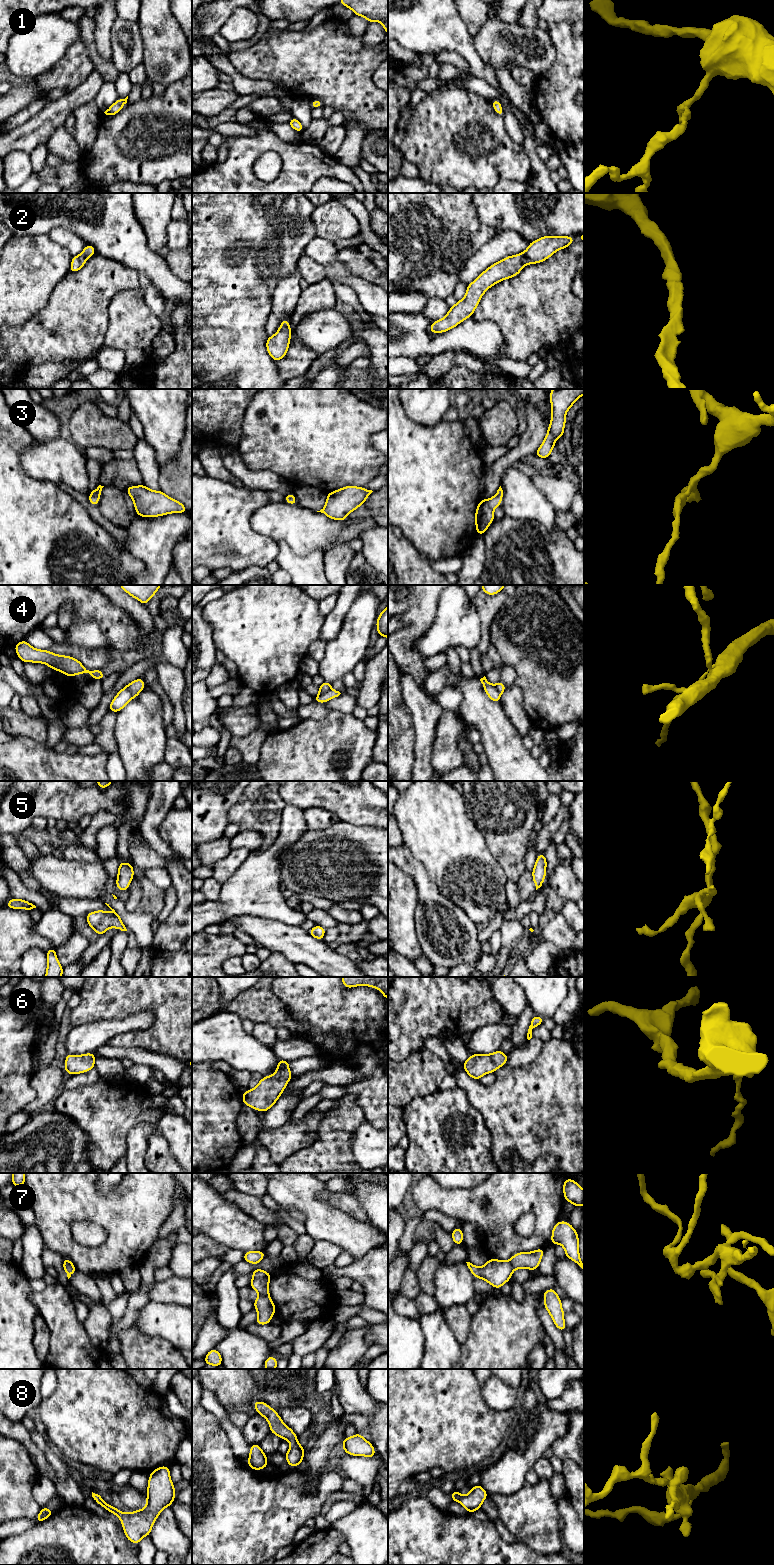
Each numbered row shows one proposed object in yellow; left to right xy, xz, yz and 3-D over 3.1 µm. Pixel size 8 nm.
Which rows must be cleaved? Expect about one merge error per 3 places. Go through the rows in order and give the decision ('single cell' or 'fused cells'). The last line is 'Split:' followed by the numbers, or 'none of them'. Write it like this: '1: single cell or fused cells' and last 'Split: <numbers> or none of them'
1: single cell
2: single cell
3: single cell
4: fused cells
5: single cell
6: single cell
7: fused cells
8: single cell
Split: 4, 7

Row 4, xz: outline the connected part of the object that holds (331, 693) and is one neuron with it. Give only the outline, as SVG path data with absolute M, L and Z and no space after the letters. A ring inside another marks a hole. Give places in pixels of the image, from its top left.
M329 689L326 693L314 697L313 701L319 702L319 703L326 703L329 700L338 697L340 694L341 693L339 691L336 691L334 689Z

